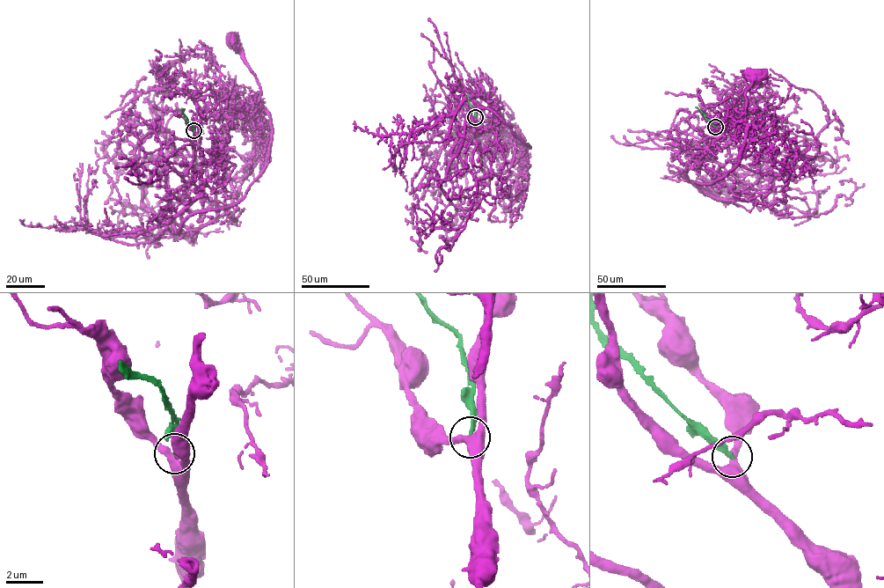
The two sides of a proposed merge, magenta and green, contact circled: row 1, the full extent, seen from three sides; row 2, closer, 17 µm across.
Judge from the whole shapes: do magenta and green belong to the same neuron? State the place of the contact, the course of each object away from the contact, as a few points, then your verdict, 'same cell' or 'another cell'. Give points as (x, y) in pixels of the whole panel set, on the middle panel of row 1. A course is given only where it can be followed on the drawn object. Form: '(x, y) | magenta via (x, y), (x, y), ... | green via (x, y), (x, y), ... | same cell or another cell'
(475, 117) | magenta via (475, 117), (475, 137), (462, 128), (451, 156), (475, 108), (491, 109), (529, 147), (515, 140), (503, 152) | green via (475, 117), (468, 95) | another cell

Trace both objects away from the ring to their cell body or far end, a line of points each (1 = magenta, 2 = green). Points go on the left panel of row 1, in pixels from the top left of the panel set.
1: (193, 131), (192, 180), (160, 210), (177, 233), (193, 214), (234, 206), (266, 165), (270, 117), (232, 39)
2: (193, 131), (182, 108)

